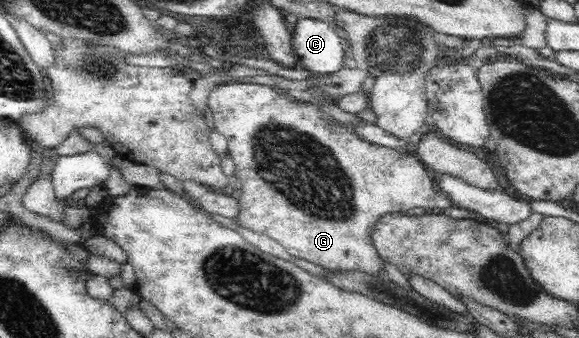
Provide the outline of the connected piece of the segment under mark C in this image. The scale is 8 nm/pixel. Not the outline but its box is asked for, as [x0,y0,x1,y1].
[291,19,345,76]

